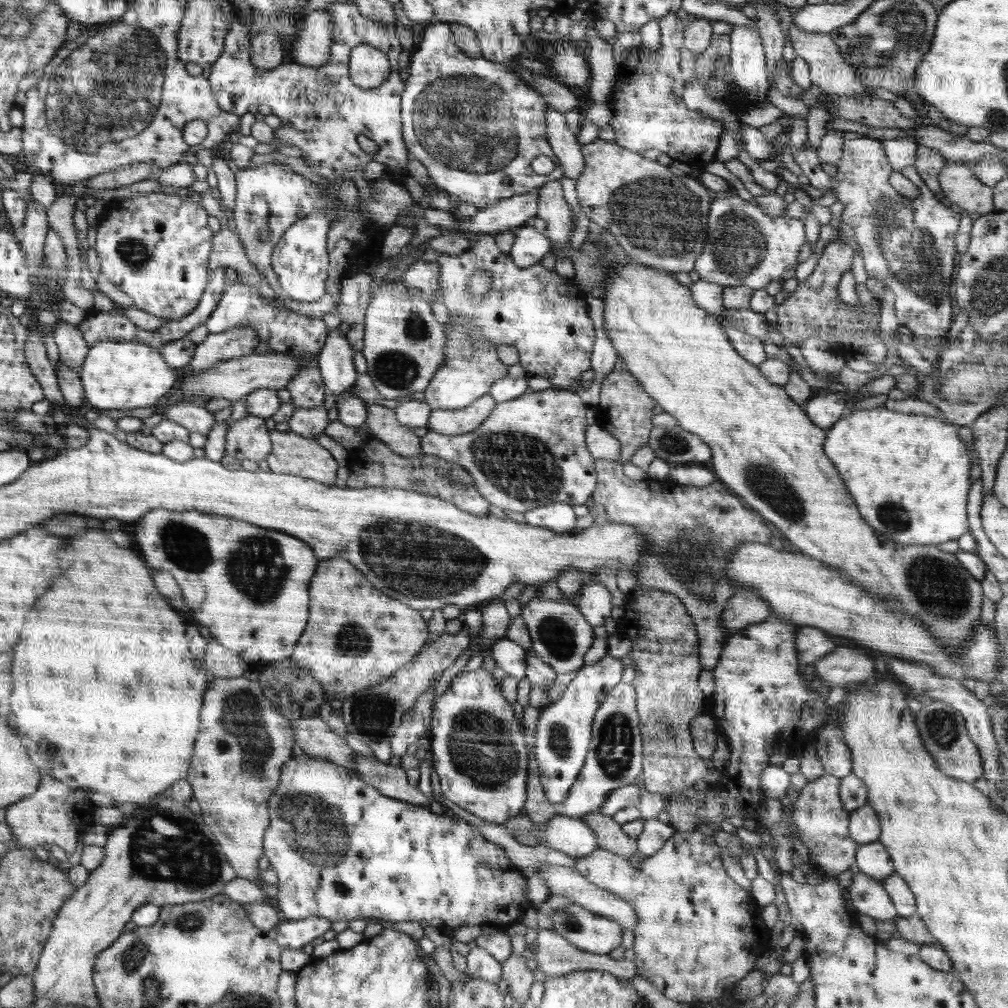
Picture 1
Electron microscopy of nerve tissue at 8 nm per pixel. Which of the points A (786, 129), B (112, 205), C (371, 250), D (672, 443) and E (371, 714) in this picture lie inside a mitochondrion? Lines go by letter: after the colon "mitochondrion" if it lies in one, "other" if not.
A: other
B: other
C: other
D: mitochondrion
E: mitochondrion

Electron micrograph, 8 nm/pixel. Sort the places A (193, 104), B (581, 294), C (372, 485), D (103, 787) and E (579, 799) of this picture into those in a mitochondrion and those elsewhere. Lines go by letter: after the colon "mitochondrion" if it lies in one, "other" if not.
A: other
B: other
C: other
D: other
E: other

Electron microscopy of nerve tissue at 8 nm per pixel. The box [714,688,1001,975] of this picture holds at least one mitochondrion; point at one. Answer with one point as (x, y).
(942, 727)

